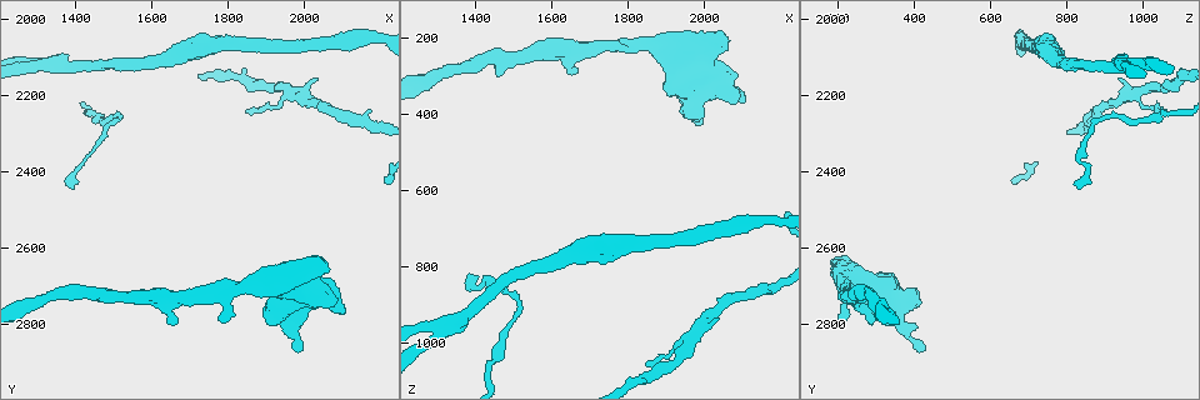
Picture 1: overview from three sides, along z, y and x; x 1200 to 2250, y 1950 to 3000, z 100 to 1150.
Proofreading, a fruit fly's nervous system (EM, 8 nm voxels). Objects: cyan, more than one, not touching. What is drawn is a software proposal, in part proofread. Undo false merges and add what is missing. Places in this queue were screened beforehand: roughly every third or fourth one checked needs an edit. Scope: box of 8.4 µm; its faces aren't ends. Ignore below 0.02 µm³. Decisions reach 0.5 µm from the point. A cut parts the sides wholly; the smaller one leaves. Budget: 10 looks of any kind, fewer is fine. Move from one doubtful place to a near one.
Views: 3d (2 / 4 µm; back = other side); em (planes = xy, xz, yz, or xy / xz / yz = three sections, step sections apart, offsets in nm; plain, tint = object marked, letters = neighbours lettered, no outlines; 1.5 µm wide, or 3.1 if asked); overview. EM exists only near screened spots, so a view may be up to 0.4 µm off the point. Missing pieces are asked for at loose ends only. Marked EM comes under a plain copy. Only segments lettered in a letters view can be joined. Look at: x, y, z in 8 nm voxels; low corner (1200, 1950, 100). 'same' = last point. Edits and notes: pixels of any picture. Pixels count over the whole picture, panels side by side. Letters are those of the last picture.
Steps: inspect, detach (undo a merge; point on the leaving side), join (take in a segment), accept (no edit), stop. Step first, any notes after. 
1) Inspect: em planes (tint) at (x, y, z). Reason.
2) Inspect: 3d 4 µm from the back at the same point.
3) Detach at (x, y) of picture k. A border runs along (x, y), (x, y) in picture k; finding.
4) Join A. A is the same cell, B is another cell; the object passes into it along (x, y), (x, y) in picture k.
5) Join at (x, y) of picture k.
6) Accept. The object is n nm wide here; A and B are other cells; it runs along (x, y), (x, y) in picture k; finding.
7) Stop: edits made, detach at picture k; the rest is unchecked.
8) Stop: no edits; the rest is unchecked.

Inspect: em xz step 8 (tint) at (2070, 2655, 205). Stops while still wide.

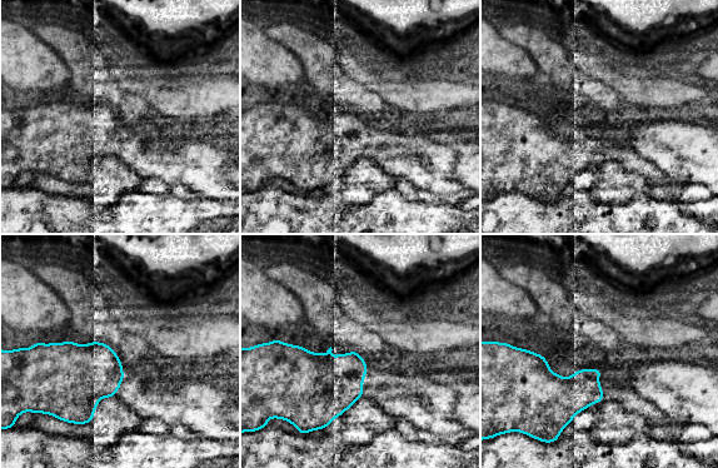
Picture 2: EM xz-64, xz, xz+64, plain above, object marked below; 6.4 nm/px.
Inspect: em planes (letters) at the same point.

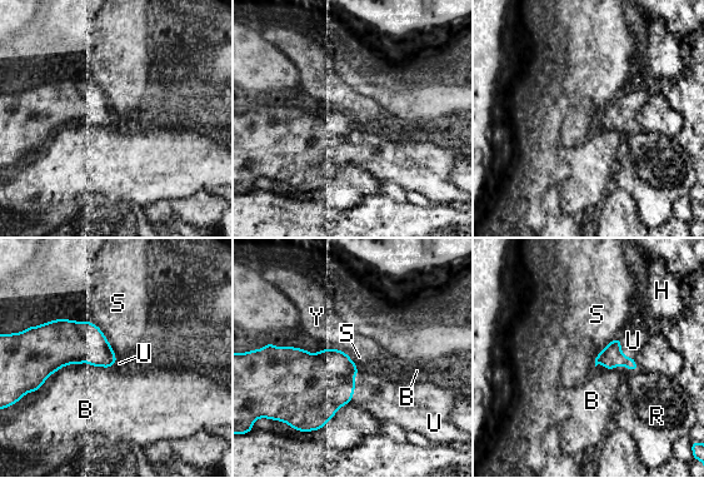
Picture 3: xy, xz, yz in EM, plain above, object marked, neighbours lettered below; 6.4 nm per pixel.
Join at (633, 340) of picture 3. U is the same cell, B, H, R, S and Y are other cells; it goes on there.

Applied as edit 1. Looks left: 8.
Inspect: 3d 4 µm at (1990, 2865, 430). An open end.

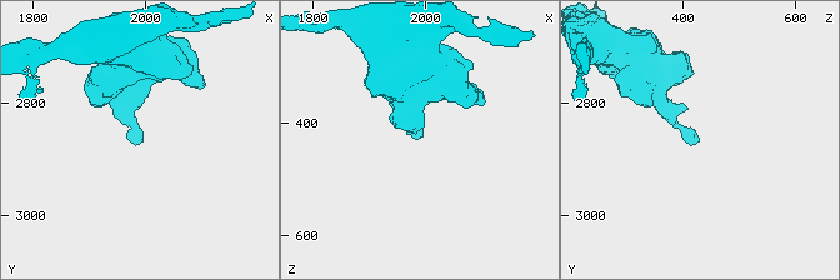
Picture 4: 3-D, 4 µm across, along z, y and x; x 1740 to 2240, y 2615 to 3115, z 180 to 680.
Inspect: em xz step 4 (letters) at (1990, 2875, 425).

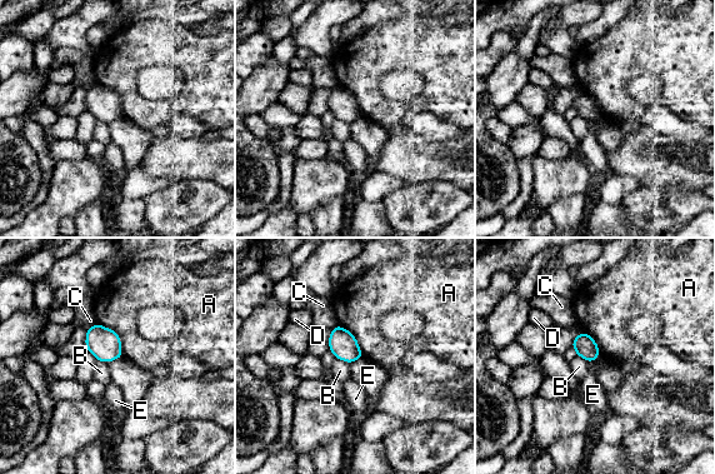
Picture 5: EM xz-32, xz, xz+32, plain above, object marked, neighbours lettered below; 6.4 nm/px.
Accept. The object is 140 nm wide here; A, B, C, D and E are other cells; a border runs along (600, 350), (600, 354), (589, 363) in picture 5; none of them fits.

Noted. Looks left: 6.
Inspect: 3d 2 µm from the back at (1840, 2240, 1055). Tapers out.

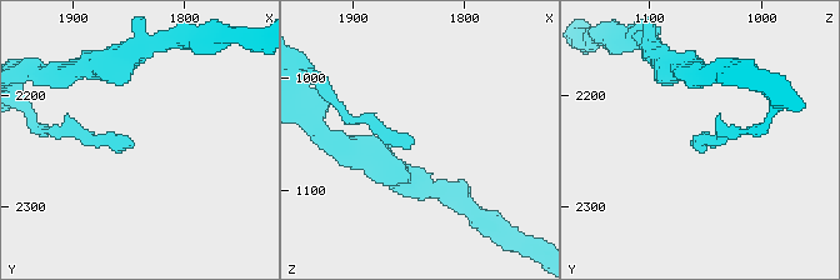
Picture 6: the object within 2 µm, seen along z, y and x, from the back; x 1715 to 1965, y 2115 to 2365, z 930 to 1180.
Inspect: em xy step 8 (tint) at (1846, 2240, 1056). Now the EM.

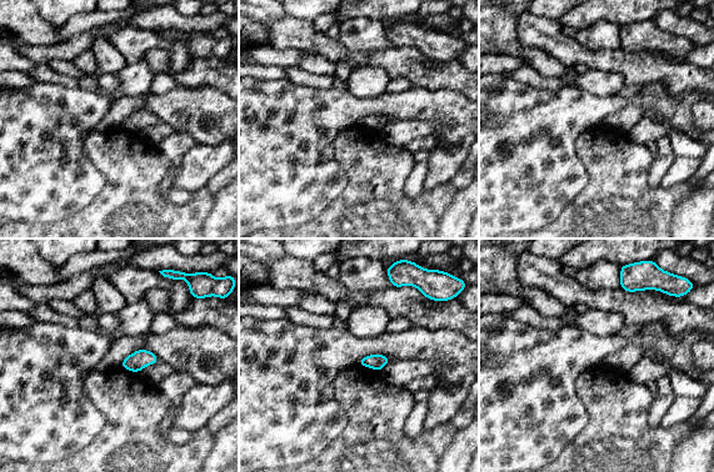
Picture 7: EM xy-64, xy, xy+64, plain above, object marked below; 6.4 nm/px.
Inspect: em planes (letters) at the same point.

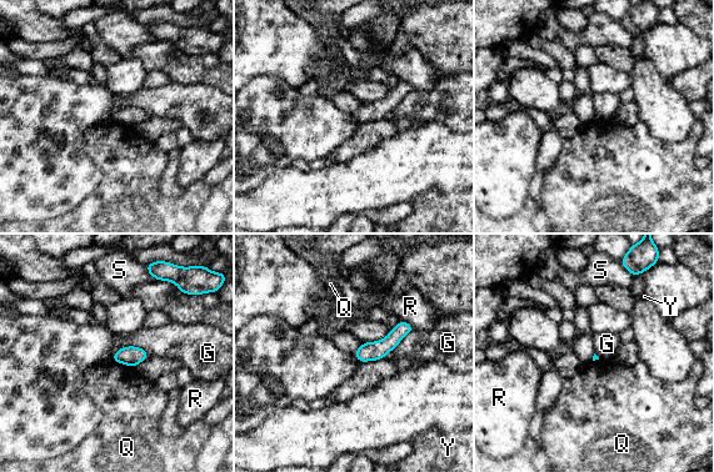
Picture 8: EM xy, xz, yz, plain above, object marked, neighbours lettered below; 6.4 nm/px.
Accept. G, Q, R, S and Y are other cells; it runs along (408, 327), (380, 349), (358, 354) in picture 8; no lettered segment goes on from it.

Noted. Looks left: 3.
Inspect: em planes (letters) at (1320, 2120, 965). Three-way junction.

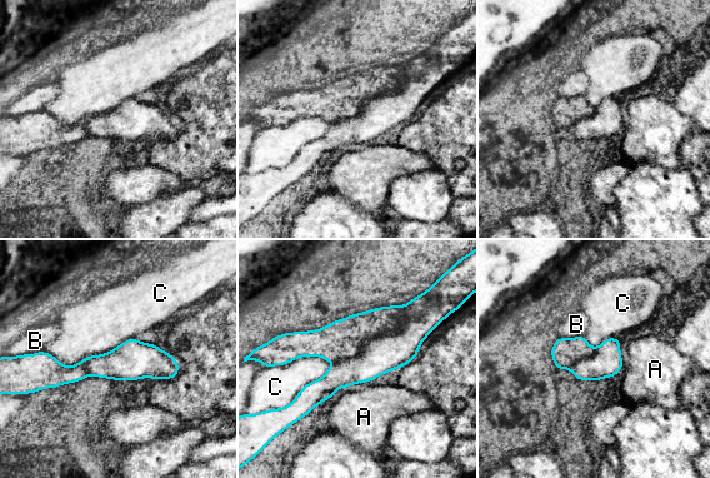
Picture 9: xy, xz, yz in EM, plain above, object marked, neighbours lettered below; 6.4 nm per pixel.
Detach at (344, 338) of picture 9. A, B and C are other cells; a border runs along (404, 305), (393, 329), (333, 362) in picture 9; two neurons meet here.

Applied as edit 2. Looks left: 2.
Stop: edits made, join at picture 3, detach at picture 9; the rest is unchecked.

